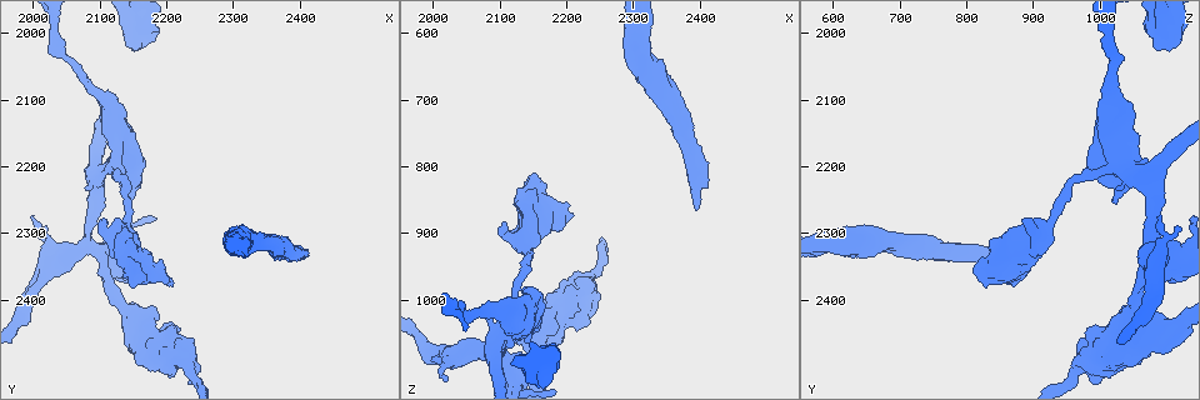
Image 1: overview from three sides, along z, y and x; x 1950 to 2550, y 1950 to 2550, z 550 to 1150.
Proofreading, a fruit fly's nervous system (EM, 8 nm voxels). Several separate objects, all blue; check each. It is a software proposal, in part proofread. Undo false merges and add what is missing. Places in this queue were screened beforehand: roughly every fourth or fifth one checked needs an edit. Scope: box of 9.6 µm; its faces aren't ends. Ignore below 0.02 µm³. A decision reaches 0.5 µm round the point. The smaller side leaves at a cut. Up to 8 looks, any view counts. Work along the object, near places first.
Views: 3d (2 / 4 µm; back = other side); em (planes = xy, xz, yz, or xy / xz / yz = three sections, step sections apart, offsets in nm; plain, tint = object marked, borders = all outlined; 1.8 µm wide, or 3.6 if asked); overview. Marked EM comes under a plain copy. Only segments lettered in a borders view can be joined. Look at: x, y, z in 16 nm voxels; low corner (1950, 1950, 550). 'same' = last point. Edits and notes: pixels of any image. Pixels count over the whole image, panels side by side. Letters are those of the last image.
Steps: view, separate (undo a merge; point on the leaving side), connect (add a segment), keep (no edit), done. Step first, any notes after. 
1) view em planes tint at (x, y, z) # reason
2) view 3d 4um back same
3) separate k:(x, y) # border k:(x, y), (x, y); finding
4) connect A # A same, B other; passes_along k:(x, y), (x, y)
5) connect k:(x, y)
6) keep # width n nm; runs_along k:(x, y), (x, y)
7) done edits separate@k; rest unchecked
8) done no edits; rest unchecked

view em planes borders at (2155, 2430, 1060) # sudden change in width

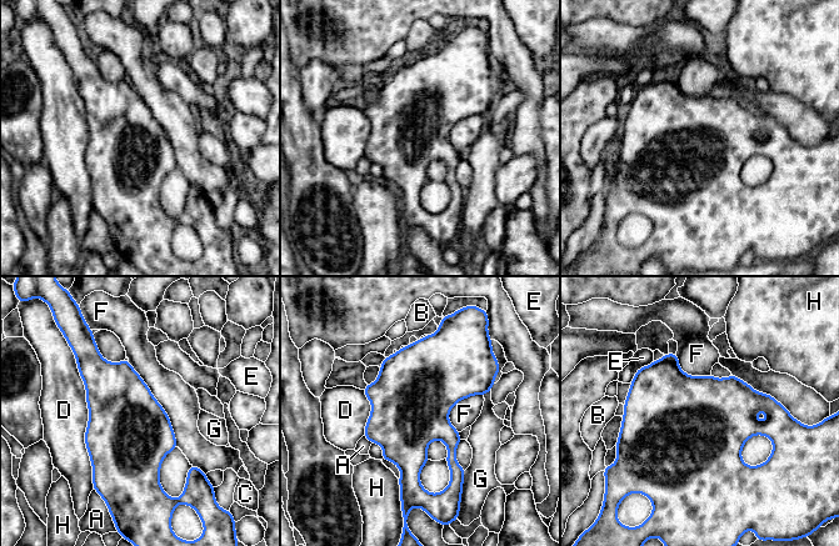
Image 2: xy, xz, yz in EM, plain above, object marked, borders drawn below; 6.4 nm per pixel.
keep # width 500 nm; A other, B other, C other, D other, E other, F other, G other, H other; border 2:(128, 361), (165, 411), (176, 446); all the same cell

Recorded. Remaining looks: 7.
view em xy step 8 borders at (2100, 2205, 1045)

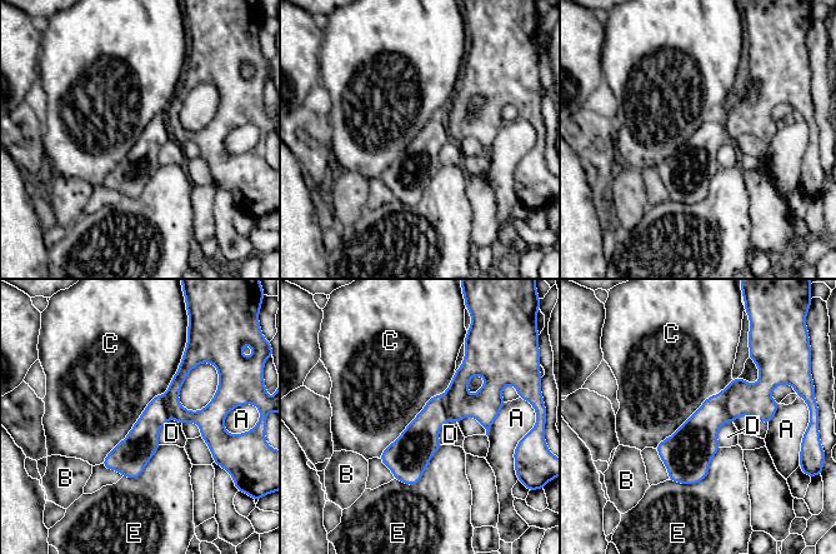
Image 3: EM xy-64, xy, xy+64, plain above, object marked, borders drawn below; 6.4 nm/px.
separate 3:(740, 398) # A other, B other, C other, D other, E other; part_leaving 3:(185, 360), (174, 404), (209, 430), (210, 443); a second cell is stuck on

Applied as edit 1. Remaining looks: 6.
view em 3.6um planes borders at (2395, 2330, 810) # calibre changes

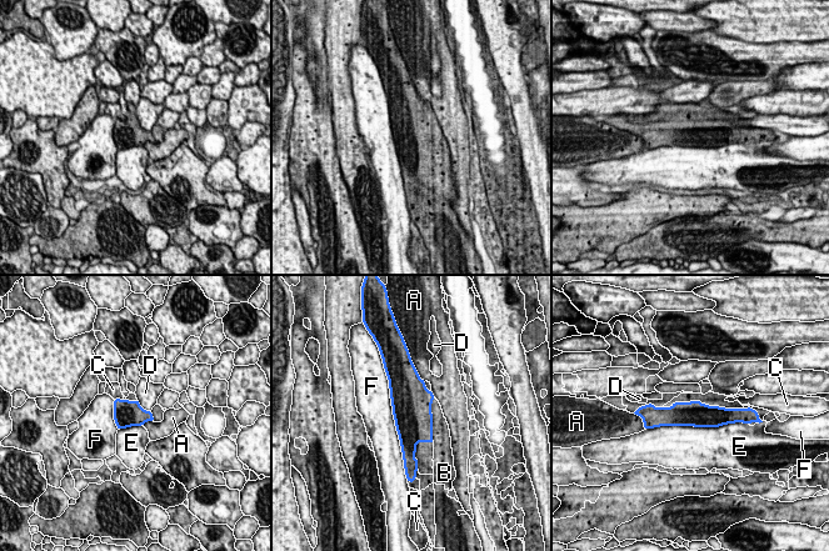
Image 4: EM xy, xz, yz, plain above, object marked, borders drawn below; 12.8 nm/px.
connect B # A other, B same, C other, D other, E other, F other; it goes on there

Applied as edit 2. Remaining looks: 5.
done edits separate@3, connect@4; rest unchecked

